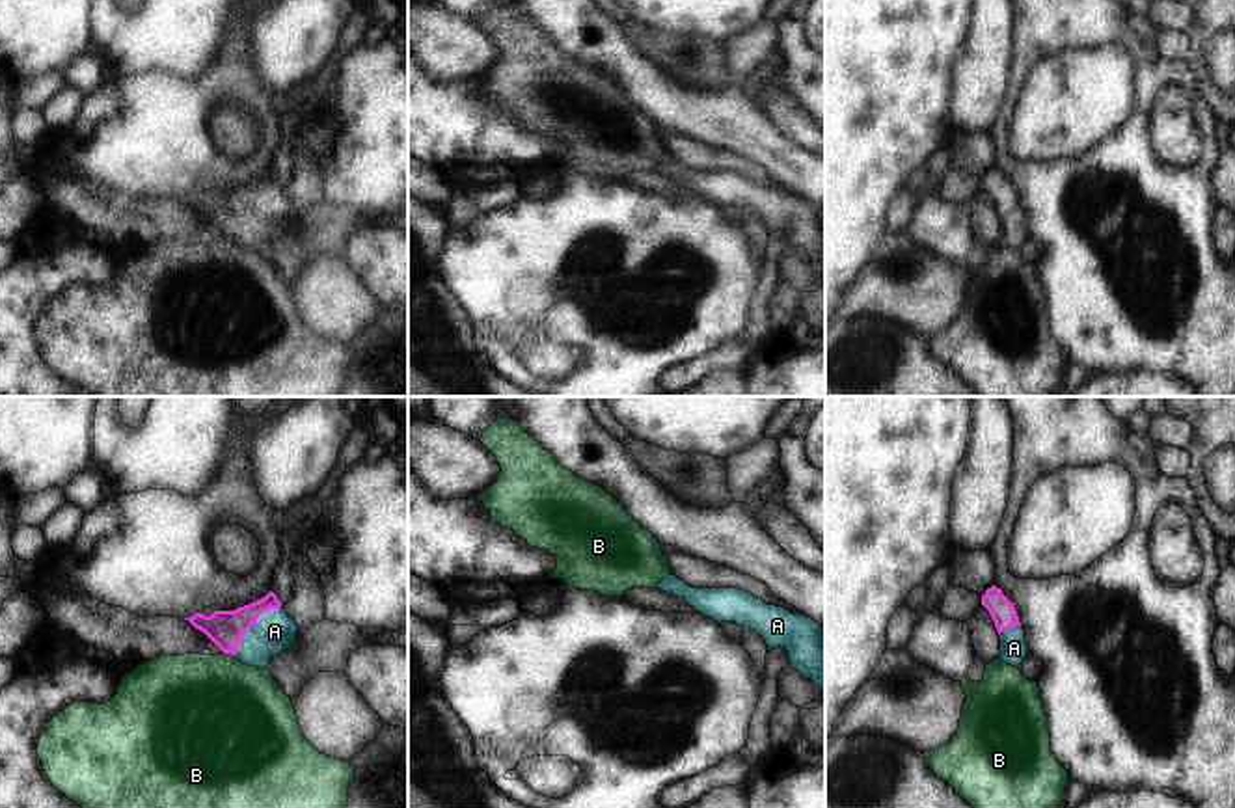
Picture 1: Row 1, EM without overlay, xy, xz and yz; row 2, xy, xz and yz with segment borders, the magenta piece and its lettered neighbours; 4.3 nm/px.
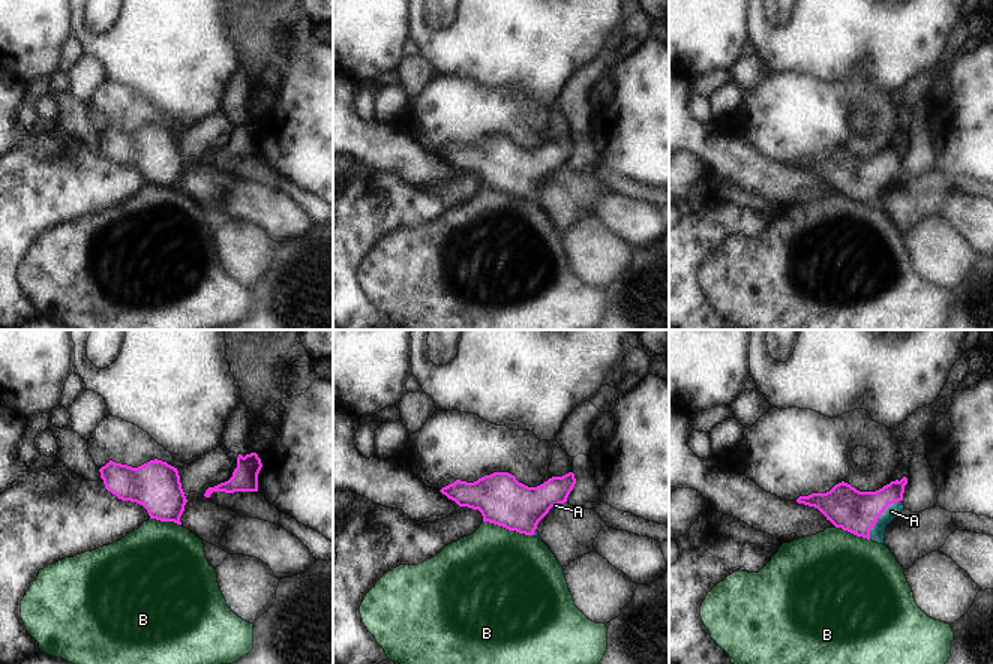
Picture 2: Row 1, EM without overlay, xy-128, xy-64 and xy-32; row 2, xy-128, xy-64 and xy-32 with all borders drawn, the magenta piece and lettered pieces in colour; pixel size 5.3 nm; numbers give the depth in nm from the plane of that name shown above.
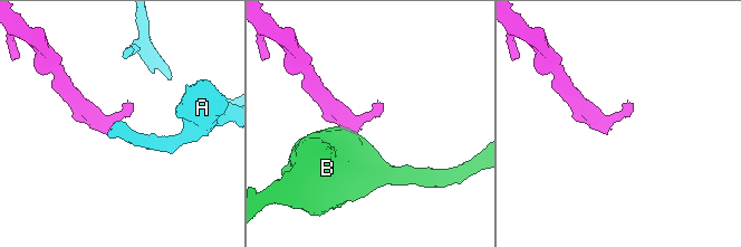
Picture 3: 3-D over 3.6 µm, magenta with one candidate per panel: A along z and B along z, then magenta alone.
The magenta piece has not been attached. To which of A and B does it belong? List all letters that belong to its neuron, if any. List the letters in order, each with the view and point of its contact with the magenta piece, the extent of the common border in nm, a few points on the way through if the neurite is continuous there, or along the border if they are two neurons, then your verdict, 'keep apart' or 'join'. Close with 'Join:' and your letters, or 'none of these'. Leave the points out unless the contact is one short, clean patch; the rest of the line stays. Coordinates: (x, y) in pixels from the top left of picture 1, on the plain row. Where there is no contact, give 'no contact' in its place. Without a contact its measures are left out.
A: xy (254, 205) | 300 nm | across xy (226, 211), (254, 205), (261, 213), (274, 215) | join
B: xy (230, 235) | 60 nm | along xy (224, 235), (235, 239) | keep apart
Join: A

